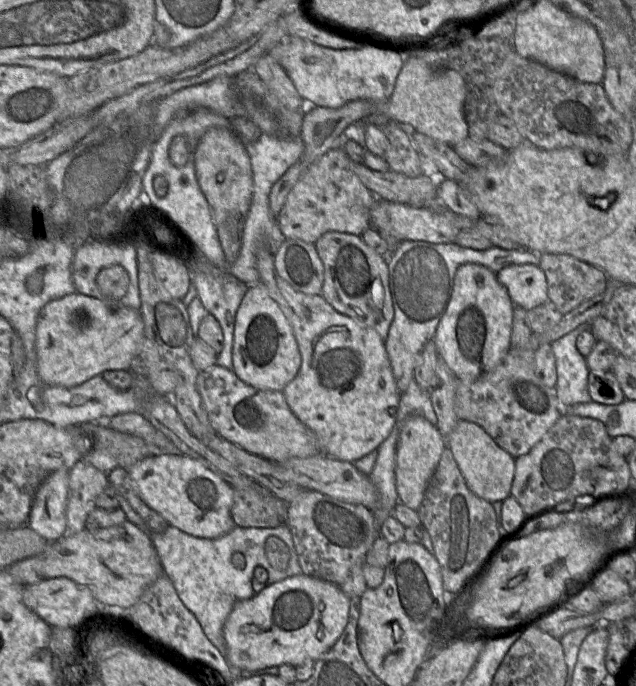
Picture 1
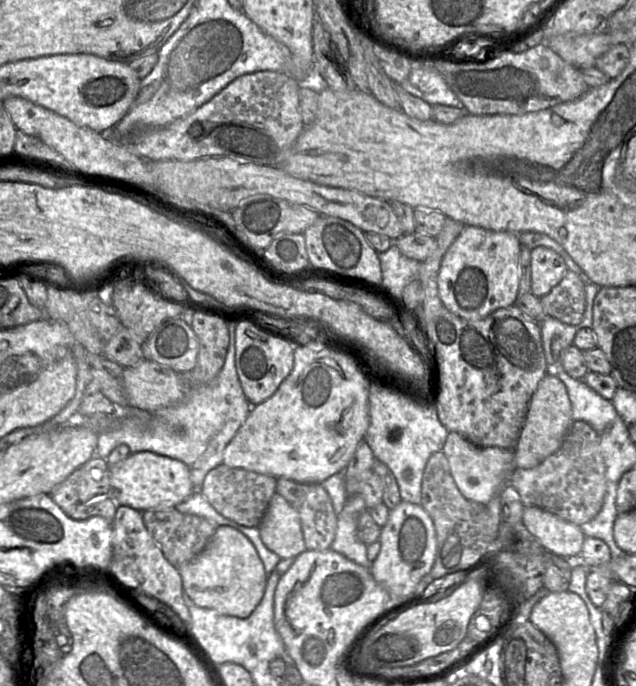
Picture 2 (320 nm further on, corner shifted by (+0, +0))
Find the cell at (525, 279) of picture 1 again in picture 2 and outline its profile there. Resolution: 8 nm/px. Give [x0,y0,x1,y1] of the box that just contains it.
[531,246,568,298]

